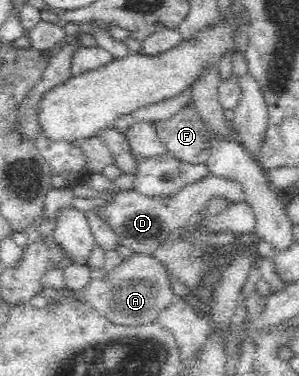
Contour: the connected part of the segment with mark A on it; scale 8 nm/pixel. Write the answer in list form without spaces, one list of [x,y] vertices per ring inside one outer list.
[[[134,253],[128,259],[123,259],[100,279],[90,277],[83,282],[83,286],[72,285],[71,294],[77,300],[83,300],[95,307],[112,324],[124,326],[155,321],[161,310],[165,310],[176,299],[163,265],[153,255],[145,253]]]

